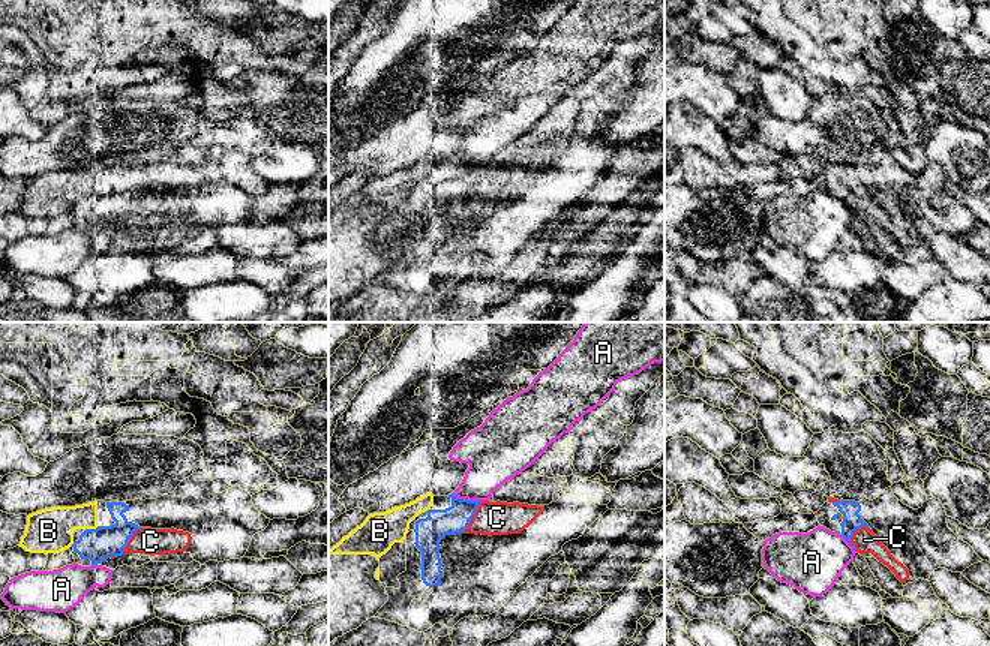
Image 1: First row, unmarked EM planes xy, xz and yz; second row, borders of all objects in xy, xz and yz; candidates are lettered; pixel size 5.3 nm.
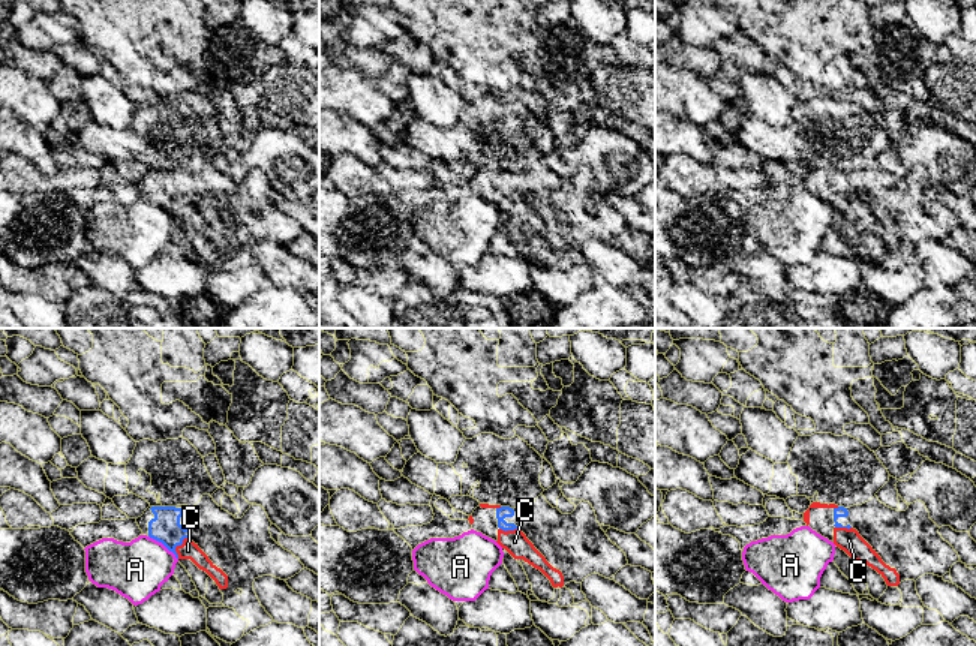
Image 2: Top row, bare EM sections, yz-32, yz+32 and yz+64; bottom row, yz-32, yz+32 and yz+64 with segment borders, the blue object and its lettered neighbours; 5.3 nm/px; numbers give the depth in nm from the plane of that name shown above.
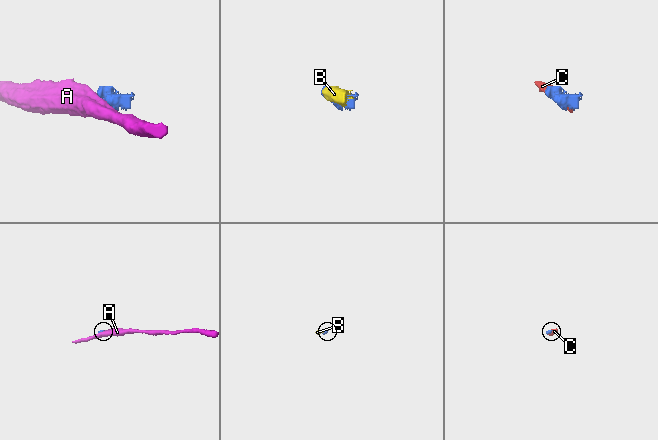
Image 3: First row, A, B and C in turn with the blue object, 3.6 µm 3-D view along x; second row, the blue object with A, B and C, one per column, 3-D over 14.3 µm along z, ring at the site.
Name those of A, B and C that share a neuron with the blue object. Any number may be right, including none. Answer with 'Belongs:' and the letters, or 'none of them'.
Belongs: B, C

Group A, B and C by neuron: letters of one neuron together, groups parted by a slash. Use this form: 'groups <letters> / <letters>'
groups A / B C

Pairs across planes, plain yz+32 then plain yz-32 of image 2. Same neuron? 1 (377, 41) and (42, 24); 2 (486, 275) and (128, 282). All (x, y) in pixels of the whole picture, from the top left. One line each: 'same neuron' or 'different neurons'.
1: same neuron
2: different neurons

